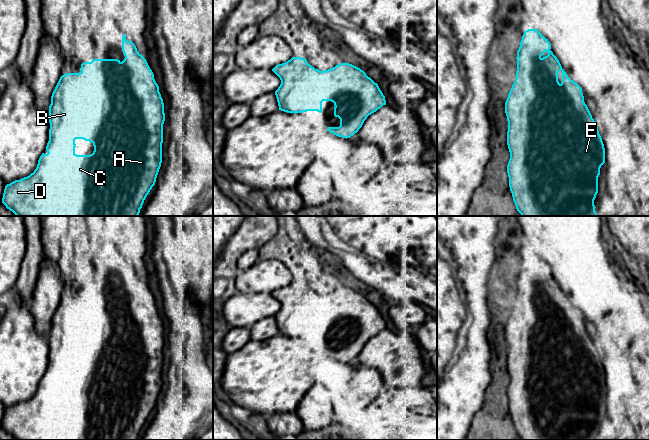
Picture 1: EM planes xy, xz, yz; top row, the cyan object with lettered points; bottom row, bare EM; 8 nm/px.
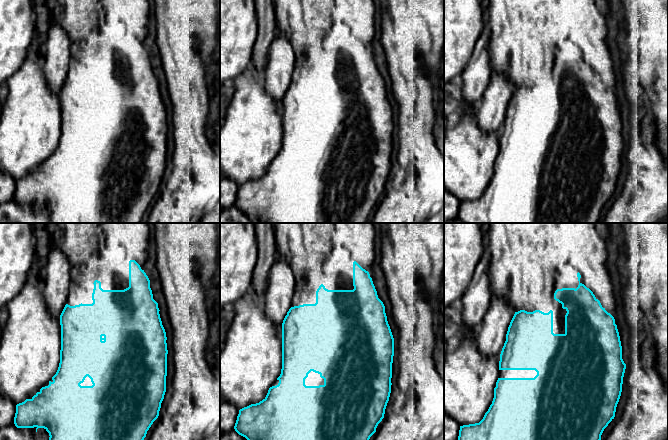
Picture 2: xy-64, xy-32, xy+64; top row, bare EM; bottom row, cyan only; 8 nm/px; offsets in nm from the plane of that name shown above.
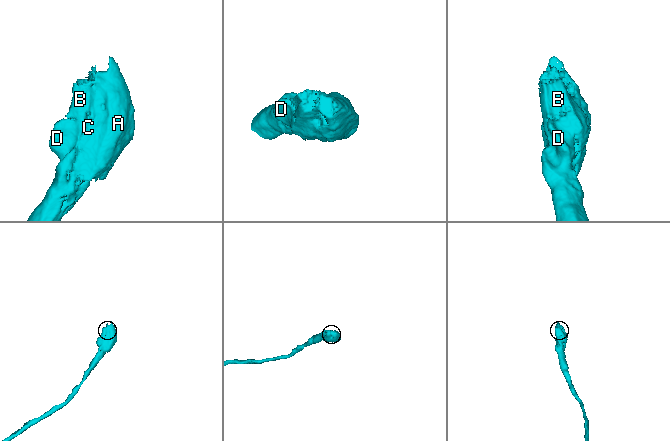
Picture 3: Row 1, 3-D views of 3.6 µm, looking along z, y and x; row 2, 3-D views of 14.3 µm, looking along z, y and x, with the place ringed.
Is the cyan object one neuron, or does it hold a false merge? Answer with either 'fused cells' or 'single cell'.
fused cells

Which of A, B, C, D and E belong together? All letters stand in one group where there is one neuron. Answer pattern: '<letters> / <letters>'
A D / B C E

